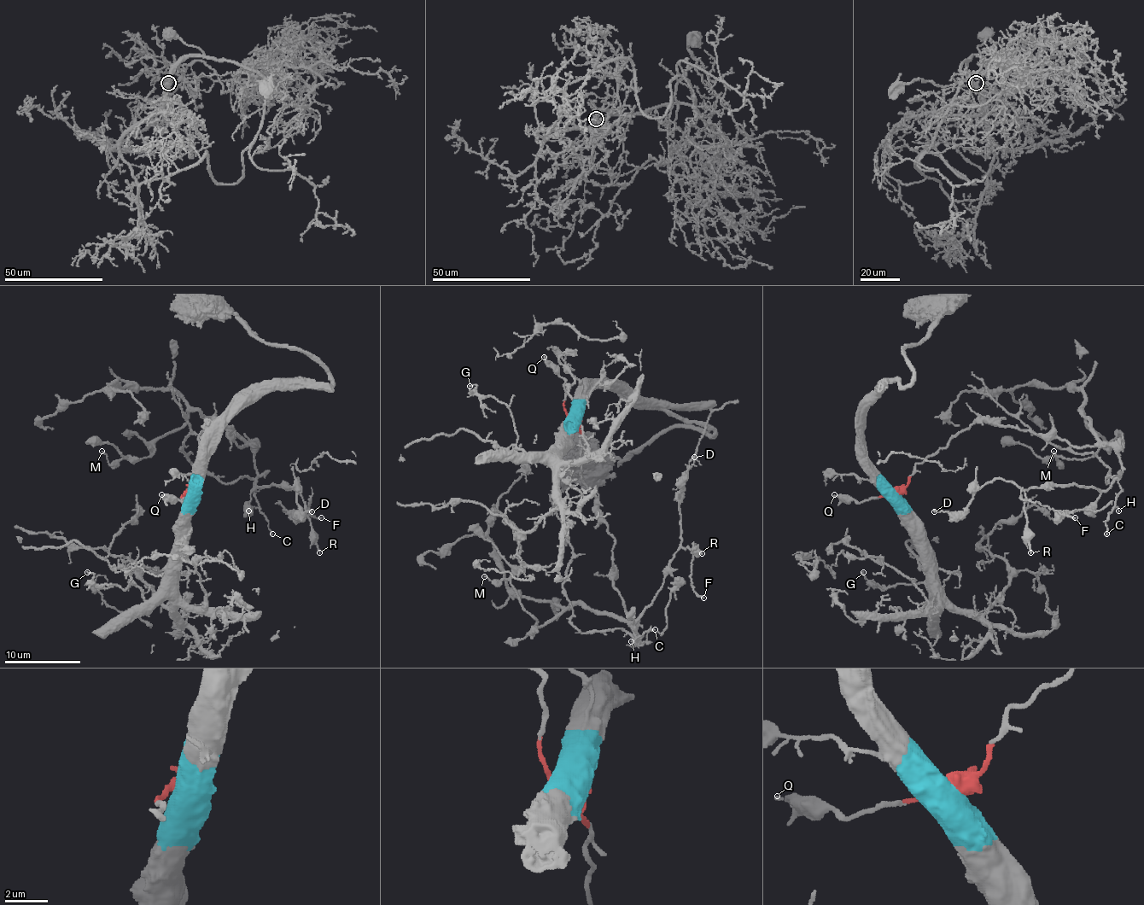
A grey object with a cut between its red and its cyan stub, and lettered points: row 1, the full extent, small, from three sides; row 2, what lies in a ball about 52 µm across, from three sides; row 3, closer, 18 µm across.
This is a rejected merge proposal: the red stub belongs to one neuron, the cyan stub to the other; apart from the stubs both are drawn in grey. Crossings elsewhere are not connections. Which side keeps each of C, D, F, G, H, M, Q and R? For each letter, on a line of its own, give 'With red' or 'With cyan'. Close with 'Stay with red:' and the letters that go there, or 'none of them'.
C: With red
D: With red
F: With red
G: With cyan
H: With red
M: With red
Q: With red
R: With red
Stay with red: C, D, F, H, M, Q, R

